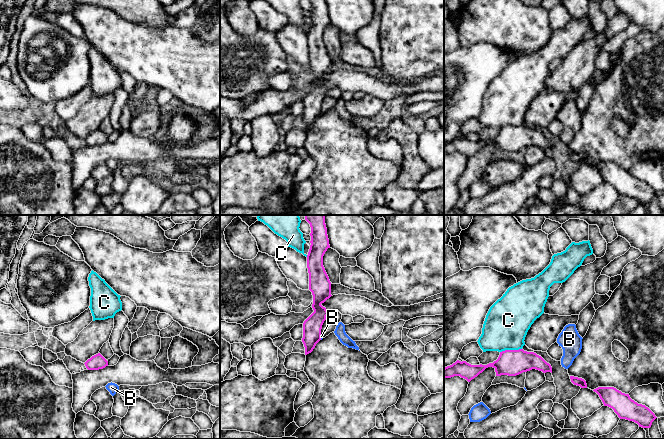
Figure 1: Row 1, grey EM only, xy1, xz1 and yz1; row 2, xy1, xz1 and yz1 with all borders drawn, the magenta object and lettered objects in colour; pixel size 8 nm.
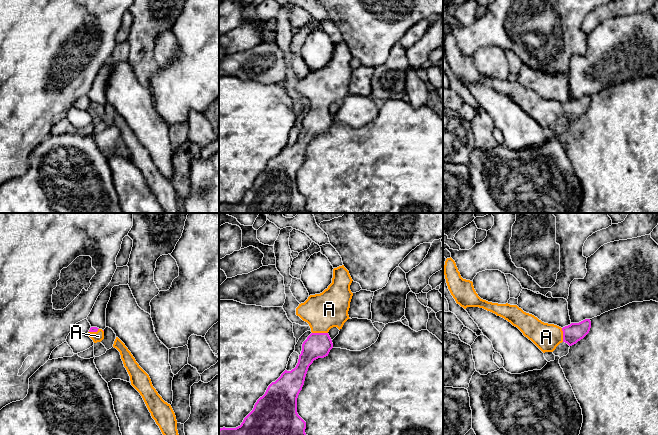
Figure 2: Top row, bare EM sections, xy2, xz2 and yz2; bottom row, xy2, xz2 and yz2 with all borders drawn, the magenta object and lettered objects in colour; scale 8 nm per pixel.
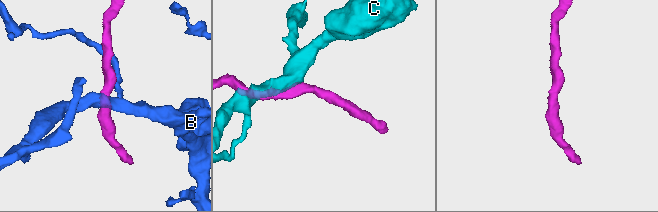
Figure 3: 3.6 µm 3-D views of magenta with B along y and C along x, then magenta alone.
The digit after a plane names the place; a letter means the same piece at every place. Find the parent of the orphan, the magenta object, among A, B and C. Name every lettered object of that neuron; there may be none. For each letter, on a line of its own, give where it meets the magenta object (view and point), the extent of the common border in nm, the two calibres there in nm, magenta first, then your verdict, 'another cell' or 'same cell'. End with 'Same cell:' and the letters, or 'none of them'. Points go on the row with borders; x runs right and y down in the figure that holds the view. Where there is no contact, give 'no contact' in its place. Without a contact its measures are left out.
A: contact xz2 (320, 333); length 130 nm; calibres 200 and 300 nm; same cell
B: contact xz1 (320, 338); length 30 nm; calibres 150 and 20 nm; another cell
C: contact yz1 (510, 350); length 180 nm; calibres 200 and 360 nm; another cell
Same cell: A

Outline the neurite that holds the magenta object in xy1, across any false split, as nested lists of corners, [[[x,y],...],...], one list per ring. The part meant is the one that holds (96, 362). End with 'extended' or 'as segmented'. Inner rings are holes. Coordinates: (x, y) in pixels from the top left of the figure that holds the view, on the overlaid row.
[[[98,353],[88,359],[84,364],[88,370],[99,370],[108,366],[108,361]]]; as segmented

